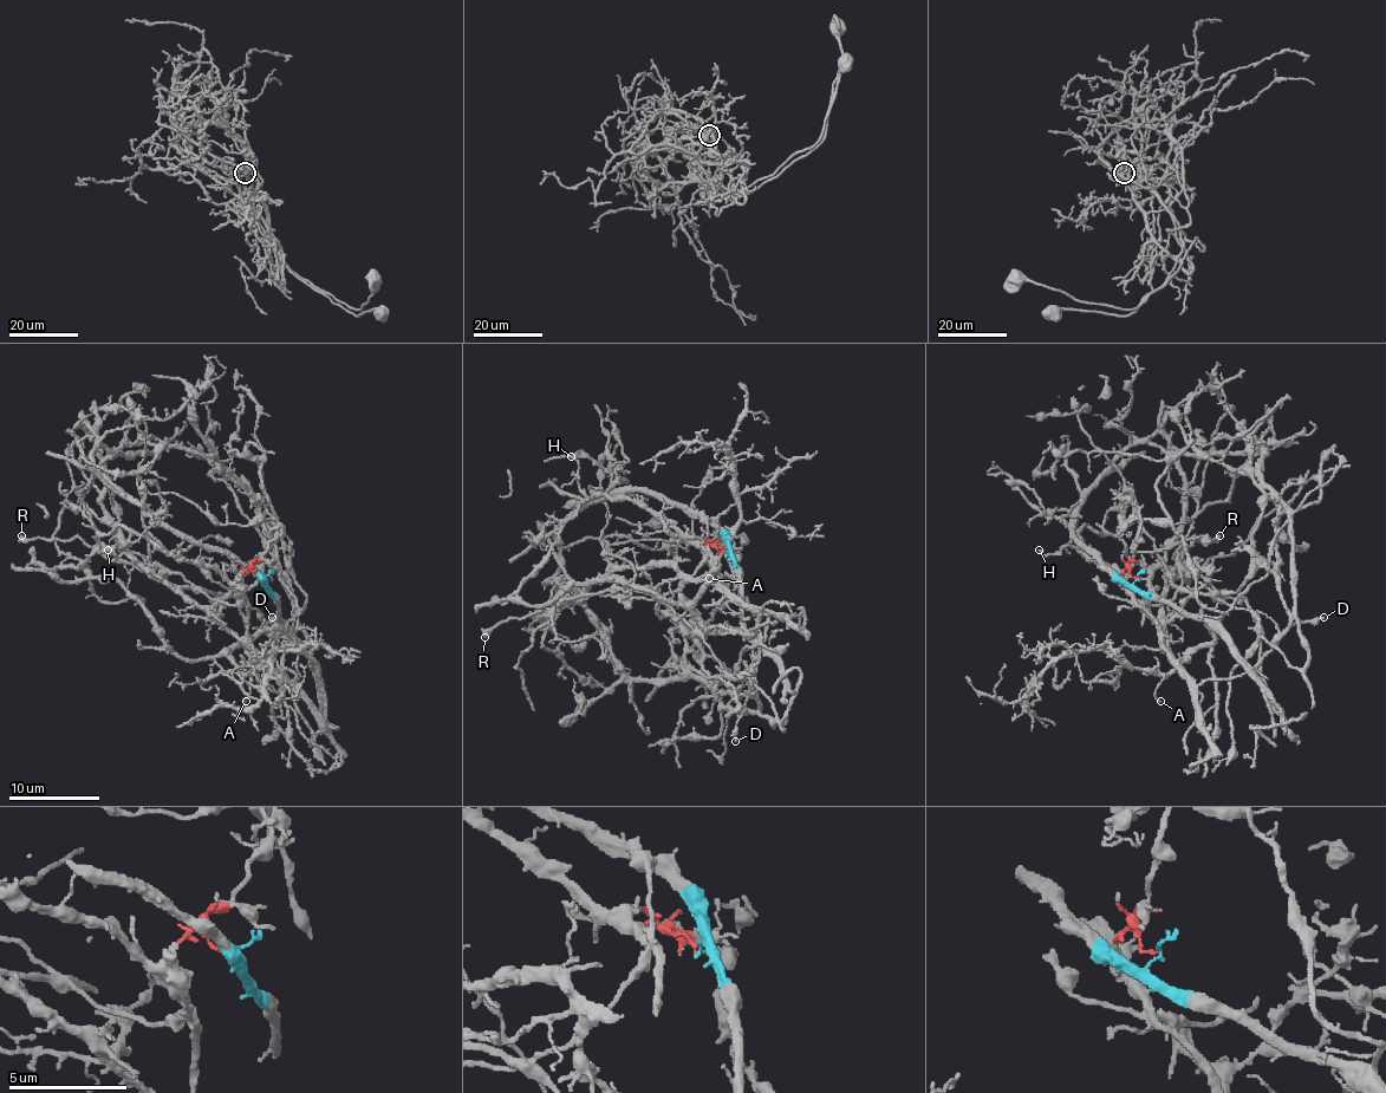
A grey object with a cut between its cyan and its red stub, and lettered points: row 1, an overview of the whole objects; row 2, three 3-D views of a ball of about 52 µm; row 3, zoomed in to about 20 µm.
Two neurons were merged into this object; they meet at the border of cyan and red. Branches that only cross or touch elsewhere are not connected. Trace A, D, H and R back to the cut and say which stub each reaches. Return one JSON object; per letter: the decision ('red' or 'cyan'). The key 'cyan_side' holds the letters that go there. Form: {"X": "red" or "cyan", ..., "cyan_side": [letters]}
{"A": "cyan", "D": "red", "H": "red", "R": "red", "cyan_side": ["A"]}

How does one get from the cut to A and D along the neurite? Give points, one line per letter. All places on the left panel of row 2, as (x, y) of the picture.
A: (262, 578), (278, 605), (275, 623), (262, 628), (230, 652), (230, 659), (251, 678), (246, 701)
D: (262, 578), (246, 568), (239, 576), (248, 644), (297, 684), (297, 676), (282, 664), (287, 639), (271, 617)

